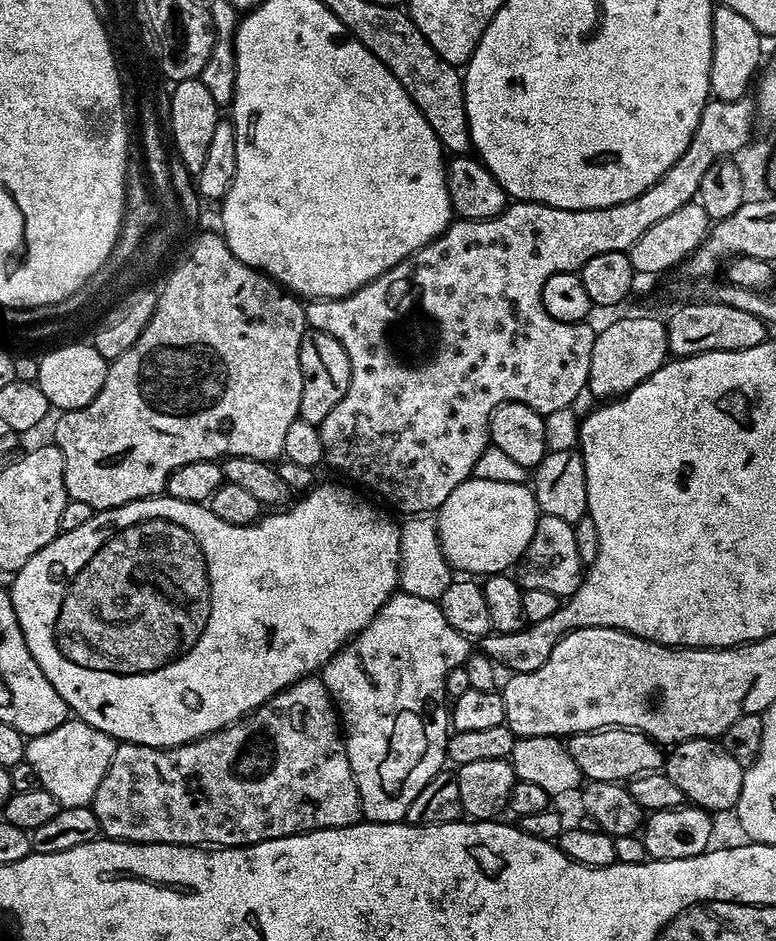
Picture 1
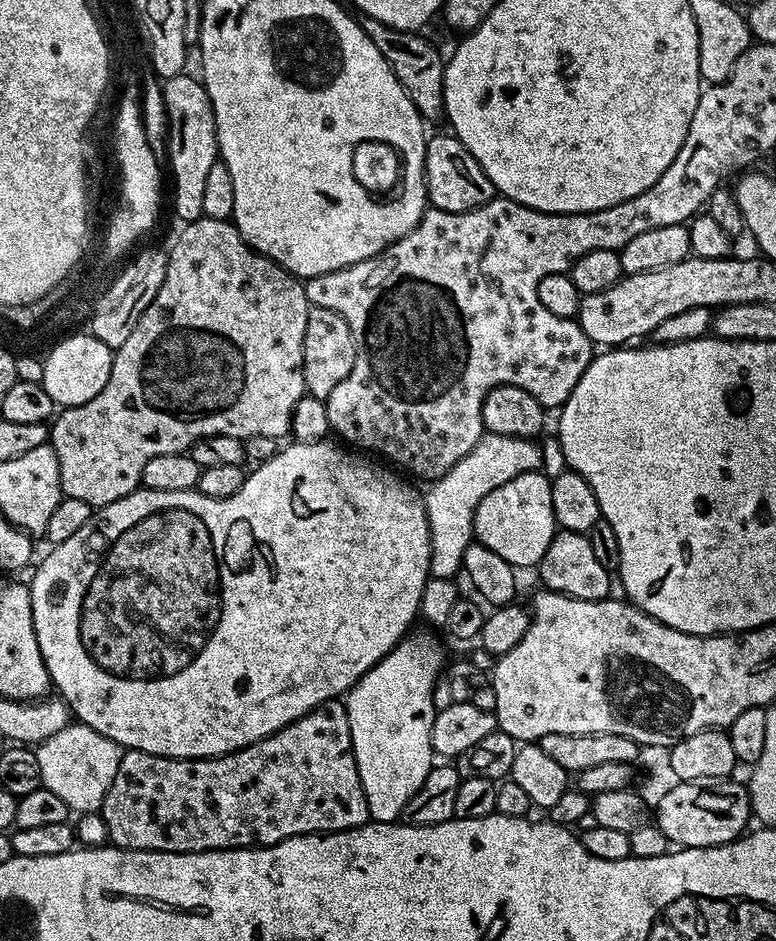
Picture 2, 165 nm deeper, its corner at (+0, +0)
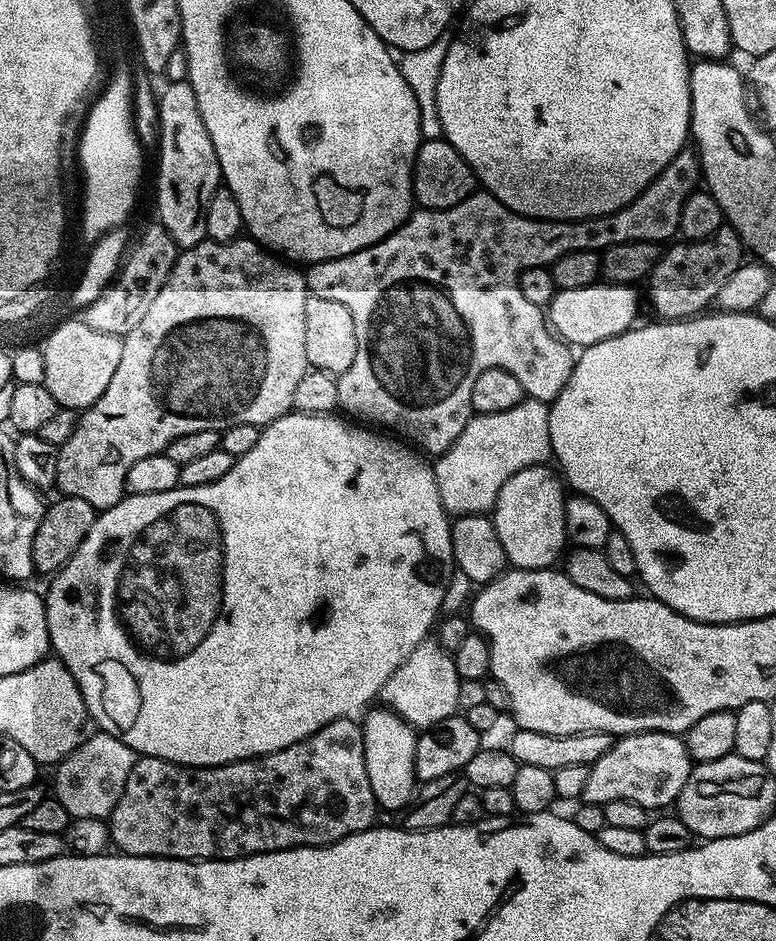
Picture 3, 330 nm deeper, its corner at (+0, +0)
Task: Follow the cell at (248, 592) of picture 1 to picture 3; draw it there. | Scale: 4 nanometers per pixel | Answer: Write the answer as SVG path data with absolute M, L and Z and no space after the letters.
M293 410L267 425L261 431L254 446L251 446L246 454L233 459L230 474L222 474L218 482L189 488L178 486L162 494L138 494L137 496L128 494L113 508L103 509L99 513L98 523L90 526L82 546L78 546L78 550L64 563L64 567L51 577L52 585L49 586L48 592L46 591L47 603L45 603L44 612L48 616L48 638L51 651L65 664L72 677L78 682L78 690L86 702L88 713L92 716L92 723L99 731L108 732L114 738L126 742L126 746L133 748L140 756L157 756L175 764L184 764L188 768L213 768L219 764L233 764L239 760L254 760L258 756L269 756L272 752L289 748L299 740L313 736L318 729L330 722L355 717L357 715L355 712L363 713L369 707L367 704L379 697L387 679L406 662L406 658L410 657L419 643L429 639L430 633L437 627L442 616L443 599L446 595L446 588L450 585L453 569L450 513L442 506L433 465L419 451L413 450L403 439L395 435L385 434L375 427L365 426L360 422L353 422L340 414L323 416Z

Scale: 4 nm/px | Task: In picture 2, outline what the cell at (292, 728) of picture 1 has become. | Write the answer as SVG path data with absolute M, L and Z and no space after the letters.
M339 699L327 700L325 704L319 704L312 712L307 712L293 724L288 724L282 730L275 732L273 736L267 736L248 748L238 749L237 752L228 752L225 756L209 756L203 760L175 760L169 756L155 756L149 752L125 751L122 762L118 766L118 774L114 774L114 782L110 782L110 790L106 790L106 798L102 802L98 816L99 819L104 819L104 828L112 839L109 841L115 847L138 852L221 852L224 848L258 848L277 844L295 836L347 832L350 828L361 828L370 820L366 794L352 749L348 710Z

